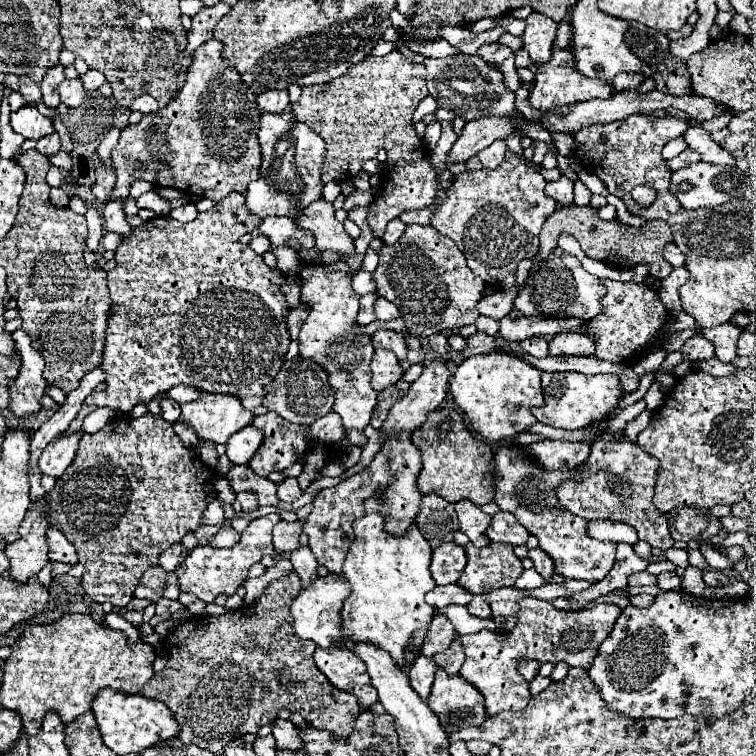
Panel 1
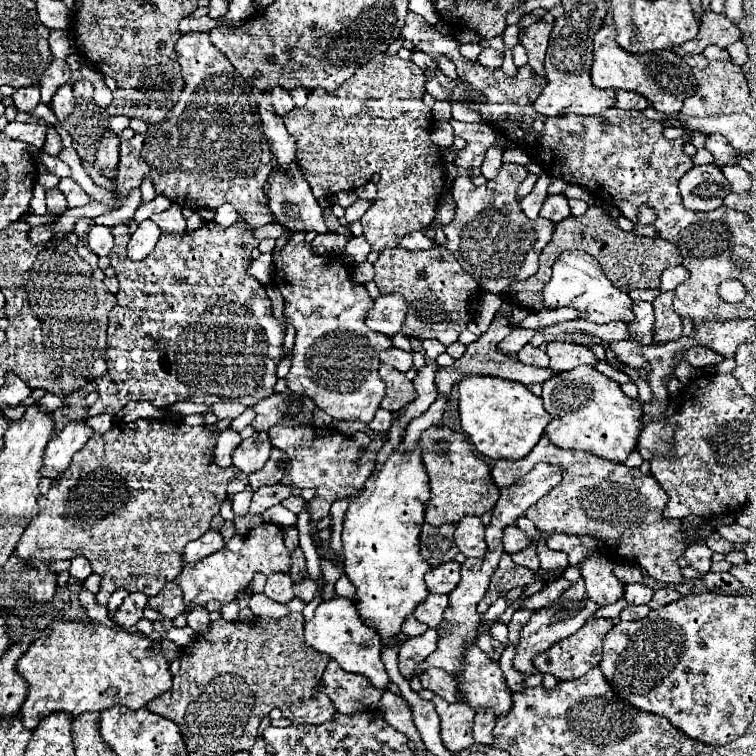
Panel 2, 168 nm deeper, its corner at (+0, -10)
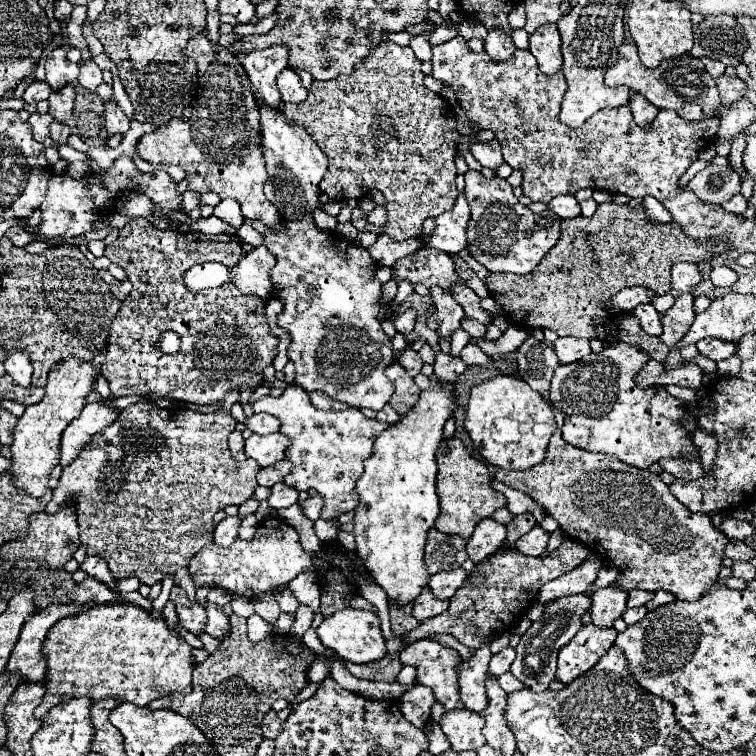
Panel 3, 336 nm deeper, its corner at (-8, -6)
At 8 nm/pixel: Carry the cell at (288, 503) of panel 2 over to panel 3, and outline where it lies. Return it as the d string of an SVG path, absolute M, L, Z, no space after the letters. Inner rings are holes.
M315 496L315 498L307 498L305 502L299 502L299 506L303 508L303 514L309 518L309 520L319 520L319 514L321 514L321 508L323 508L323 498L321 496Z

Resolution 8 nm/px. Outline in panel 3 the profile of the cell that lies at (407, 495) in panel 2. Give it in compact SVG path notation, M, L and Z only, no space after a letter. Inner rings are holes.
M433 382L429 390L423 390L419 402L411 412L401 416L395 426L389 426L377 440L373 448L373 456L365 460L365 472L357 480L359 506L355 508L353 520L353 536L357 544L357 556L363 560L369 570L371 580L381 586L389 600L397 606L411 604L419 592L429 584L431 574L425 566L425 540L427 532L433 528L439 516L439 498L437 498L437 462L435 450L443 438L443 424L455 410L455 390L445 386L443 382Z

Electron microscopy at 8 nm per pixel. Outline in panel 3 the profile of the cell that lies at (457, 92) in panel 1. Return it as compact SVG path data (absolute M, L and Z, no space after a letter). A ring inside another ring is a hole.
M413 36L411 38L411 42L409 42L409 46L413 48L413 52L415 52L415 56L419 58L419 60L431 60L431 44L427 42L427 38L425 36Z

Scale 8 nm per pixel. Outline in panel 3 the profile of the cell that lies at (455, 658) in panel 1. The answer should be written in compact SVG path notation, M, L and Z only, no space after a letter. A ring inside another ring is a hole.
M421 639L401 650L401 664L416 667L419 684L429 686L435 698L447 708L463 708L457 684L459 654L432 639ZM451 652L451 654L449 654Z

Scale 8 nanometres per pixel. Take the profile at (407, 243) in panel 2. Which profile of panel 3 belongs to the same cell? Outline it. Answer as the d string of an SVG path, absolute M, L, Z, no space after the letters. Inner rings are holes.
M461 174L457 176L457 188L459 188L459 196L455 206L449 212L443 212L441 216L437 216L437 230L425 242L427 246L443 250L447 254L457 254L467 246L465 228L469 220L469 206L463 194L465 180Z

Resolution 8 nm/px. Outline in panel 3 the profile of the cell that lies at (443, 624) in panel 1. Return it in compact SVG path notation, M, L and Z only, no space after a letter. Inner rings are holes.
M415 684L411 690L407 690L399 704L401 704L401 712L403 716L415 724L417 728L423 728L425 720L429 720L431 716L431 706L435 702L435 696L431 694L431 688L427 686L421 686L421 684Z

